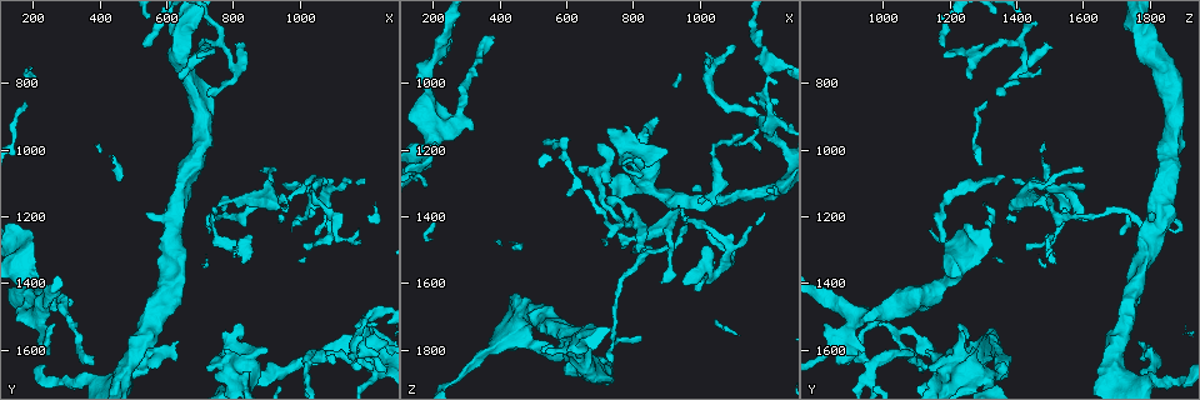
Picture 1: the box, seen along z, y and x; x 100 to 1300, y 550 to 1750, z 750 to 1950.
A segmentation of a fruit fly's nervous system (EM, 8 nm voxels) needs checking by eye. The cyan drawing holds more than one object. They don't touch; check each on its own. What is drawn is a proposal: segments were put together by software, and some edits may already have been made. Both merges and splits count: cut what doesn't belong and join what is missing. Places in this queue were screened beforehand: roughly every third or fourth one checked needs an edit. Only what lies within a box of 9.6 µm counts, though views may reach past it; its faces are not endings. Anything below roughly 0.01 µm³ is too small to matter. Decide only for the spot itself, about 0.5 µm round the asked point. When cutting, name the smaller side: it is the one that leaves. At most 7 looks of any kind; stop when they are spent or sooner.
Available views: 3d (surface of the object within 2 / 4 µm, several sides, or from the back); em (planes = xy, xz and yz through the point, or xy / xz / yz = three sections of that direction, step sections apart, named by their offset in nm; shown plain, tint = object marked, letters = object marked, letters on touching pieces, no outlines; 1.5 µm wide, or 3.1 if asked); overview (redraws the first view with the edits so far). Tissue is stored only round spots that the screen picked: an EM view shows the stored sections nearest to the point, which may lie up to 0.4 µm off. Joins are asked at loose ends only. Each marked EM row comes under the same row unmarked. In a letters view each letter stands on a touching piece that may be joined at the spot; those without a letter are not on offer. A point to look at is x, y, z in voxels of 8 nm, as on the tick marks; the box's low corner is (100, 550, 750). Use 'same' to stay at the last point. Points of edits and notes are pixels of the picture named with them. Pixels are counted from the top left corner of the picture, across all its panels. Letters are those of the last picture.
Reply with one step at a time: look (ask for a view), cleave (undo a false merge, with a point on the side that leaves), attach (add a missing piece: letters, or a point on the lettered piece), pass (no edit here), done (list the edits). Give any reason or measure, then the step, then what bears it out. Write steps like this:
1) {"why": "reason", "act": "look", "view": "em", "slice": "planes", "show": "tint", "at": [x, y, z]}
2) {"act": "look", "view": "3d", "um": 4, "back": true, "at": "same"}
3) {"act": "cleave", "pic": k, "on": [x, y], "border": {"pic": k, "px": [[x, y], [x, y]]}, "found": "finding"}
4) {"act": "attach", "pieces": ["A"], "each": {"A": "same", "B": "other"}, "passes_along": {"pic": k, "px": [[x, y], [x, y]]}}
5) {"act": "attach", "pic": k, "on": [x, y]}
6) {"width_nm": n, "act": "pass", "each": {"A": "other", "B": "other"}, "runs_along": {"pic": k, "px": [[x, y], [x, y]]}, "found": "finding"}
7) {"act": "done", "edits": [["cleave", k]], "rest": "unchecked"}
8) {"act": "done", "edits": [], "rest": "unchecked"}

{"act": "look", "view": "3d", "um": 4, "at": [1240, 1640, 1100]}

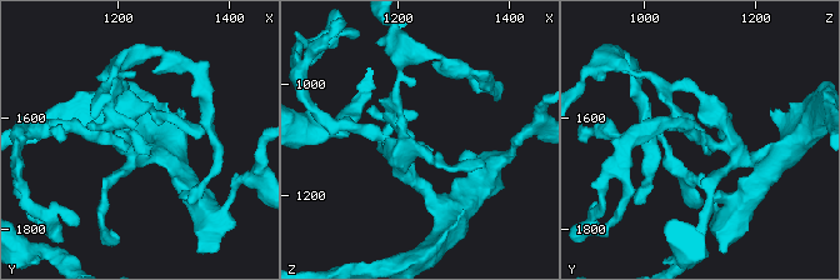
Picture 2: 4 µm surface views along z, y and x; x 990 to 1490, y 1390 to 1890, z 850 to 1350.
{"act": "look", "view": "em", "slice": "yz", "step": 4, "show": "tint", "at": [1240, 1635, 1110]}

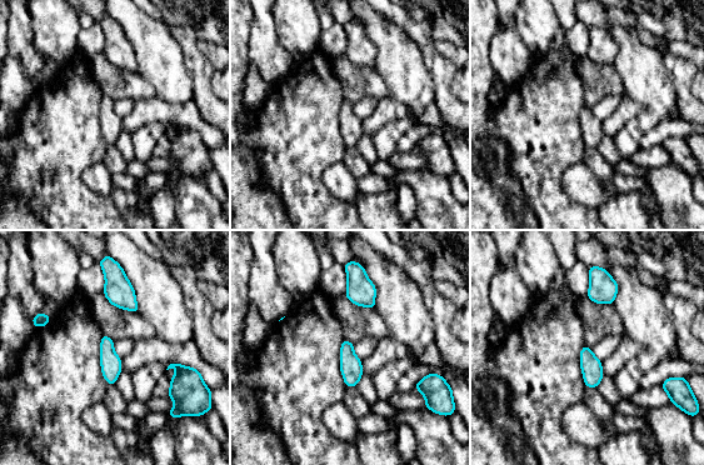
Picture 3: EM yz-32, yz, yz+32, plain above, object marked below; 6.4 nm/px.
{"act": "look", "view": "em", "slice": "planes", "show": "letters", "at": "same"}

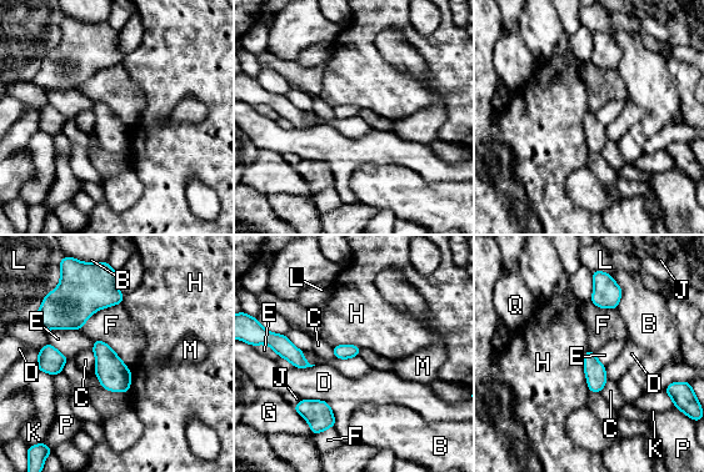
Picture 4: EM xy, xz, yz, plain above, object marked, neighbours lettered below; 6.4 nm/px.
{"act": "pass", "each": {"B": "other", "C": "other", "D": "other", "E": "other", "F": "other", "G": "other", "H": "other", "J": "other", "K": "other", "L": "other", "M": "other", "P": "other", "Q": "other"}, "border": {"pic": 4, "px": [[79, 329], [49, 329], [45, 331]]}, "found": "no lettered piece goes on from it"}

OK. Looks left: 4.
{"why": "branch stops here", "act": "look", "view": "em", "slice": "planes", "show": "letters", "at": [810, 1520, 1220]}

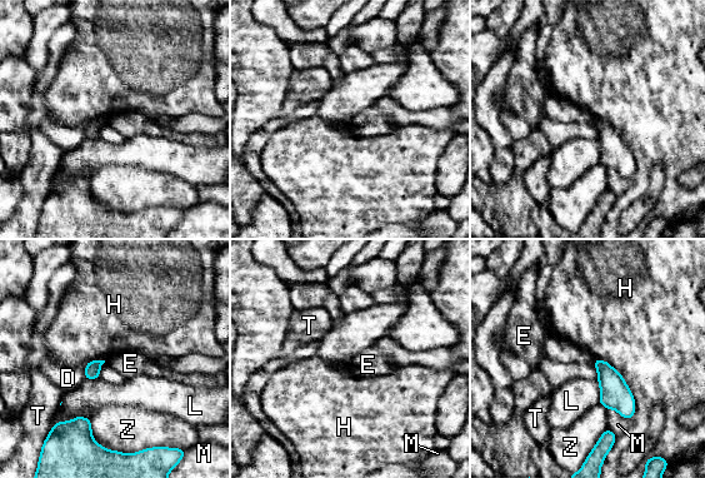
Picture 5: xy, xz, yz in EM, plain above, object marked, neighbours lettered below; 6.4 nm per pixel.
{"width_nm": 100, "act": "pass", "each": {"D": "other", "E": "other", "H": "other", "L": "other", "M": "other", "T": "other", "Z": "other"}, "border": {"pic": 5, "px": [[595, 358], [621, 376], [633, 418]]}, "found": "none of them fits"}

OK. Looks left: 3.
{"why": "abrupt turn", "act": "look", "view": "3d", "um": 2, "at": [750, 1230, 1760]}

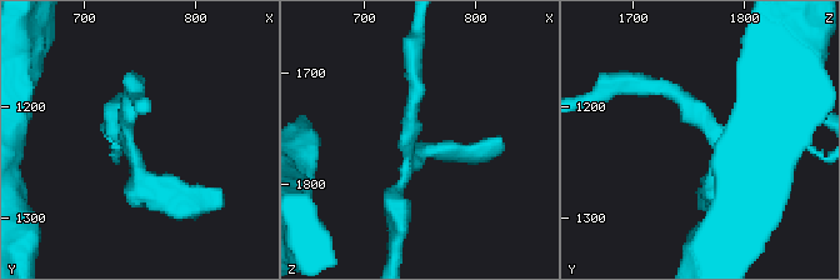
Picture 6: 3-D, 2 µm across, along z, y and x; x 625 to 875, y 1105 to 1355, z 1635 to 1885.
{"why": "shape alone is not enough", "act": "look", "view": "em", "slice": "planes", "show": "letters", "at": [740, 1218, 1768]}

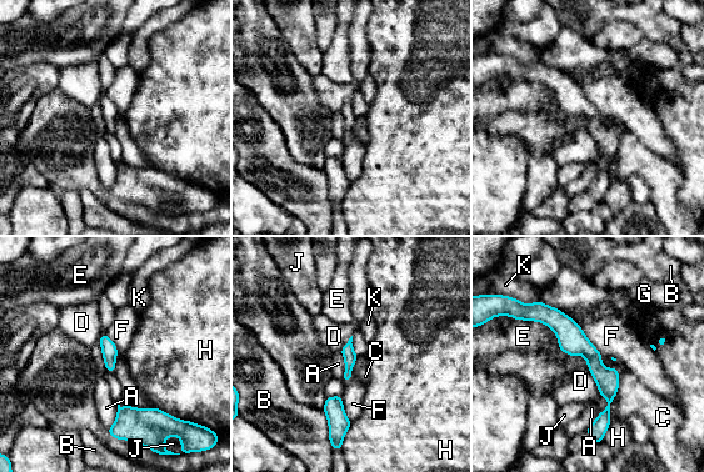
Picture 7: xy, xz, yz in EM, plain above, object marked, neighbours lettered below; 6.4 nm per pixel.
{"width_nm": 80, "act": "pass", "each": {"A": "other", "B": "other", "C": "other", "D": "other", "E": "other", "F": "other", "G": "other", "H": "other", "J": "other", "K": "other"}, "found": "one neuron here"}

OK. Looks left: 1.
{"act": "done", "edits": [], "rest": "unchecked"}

